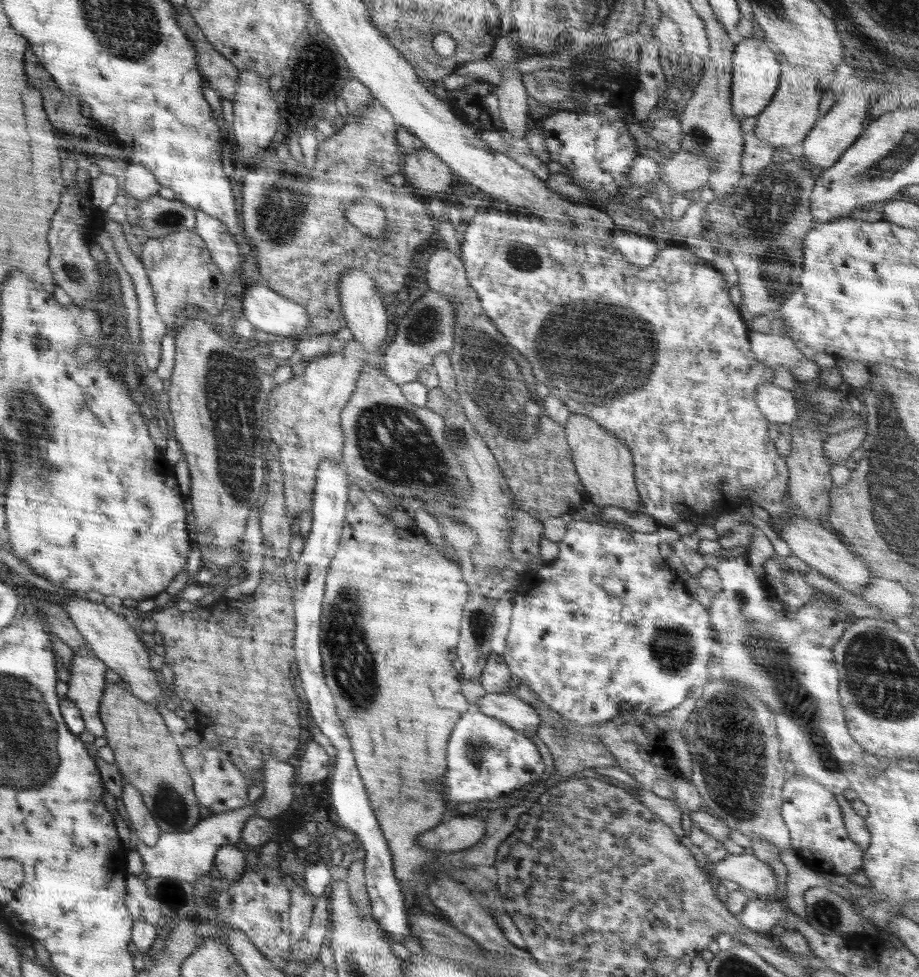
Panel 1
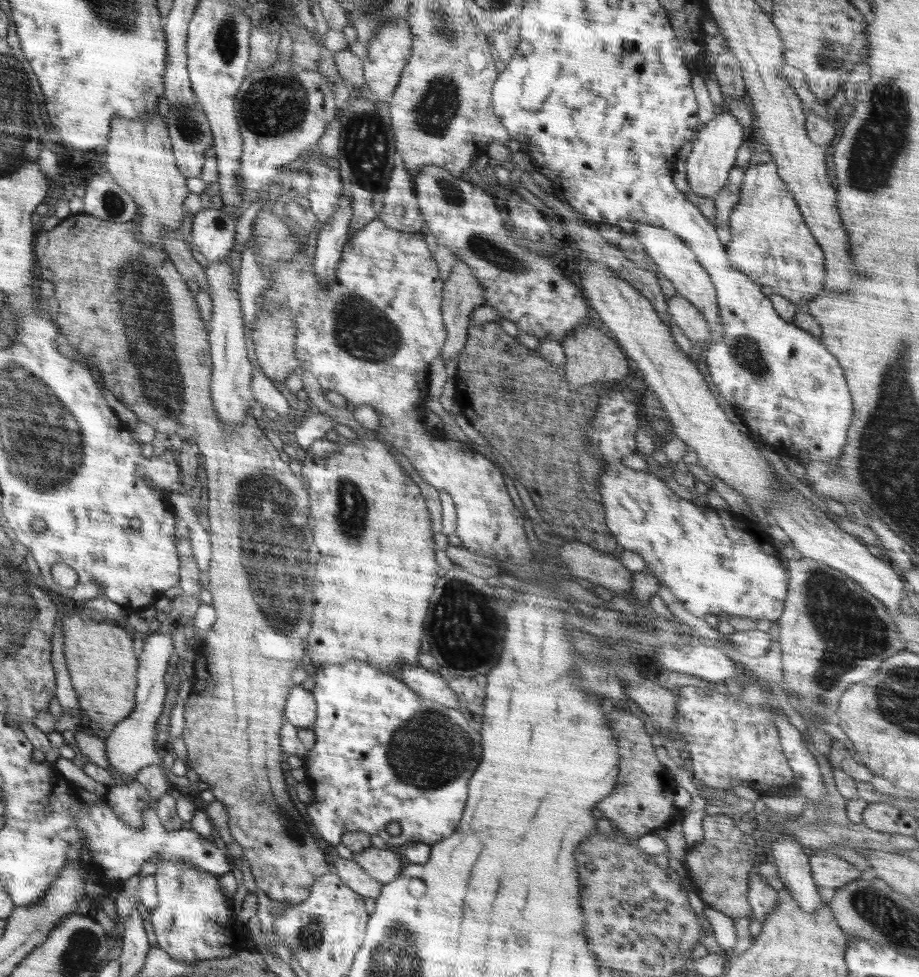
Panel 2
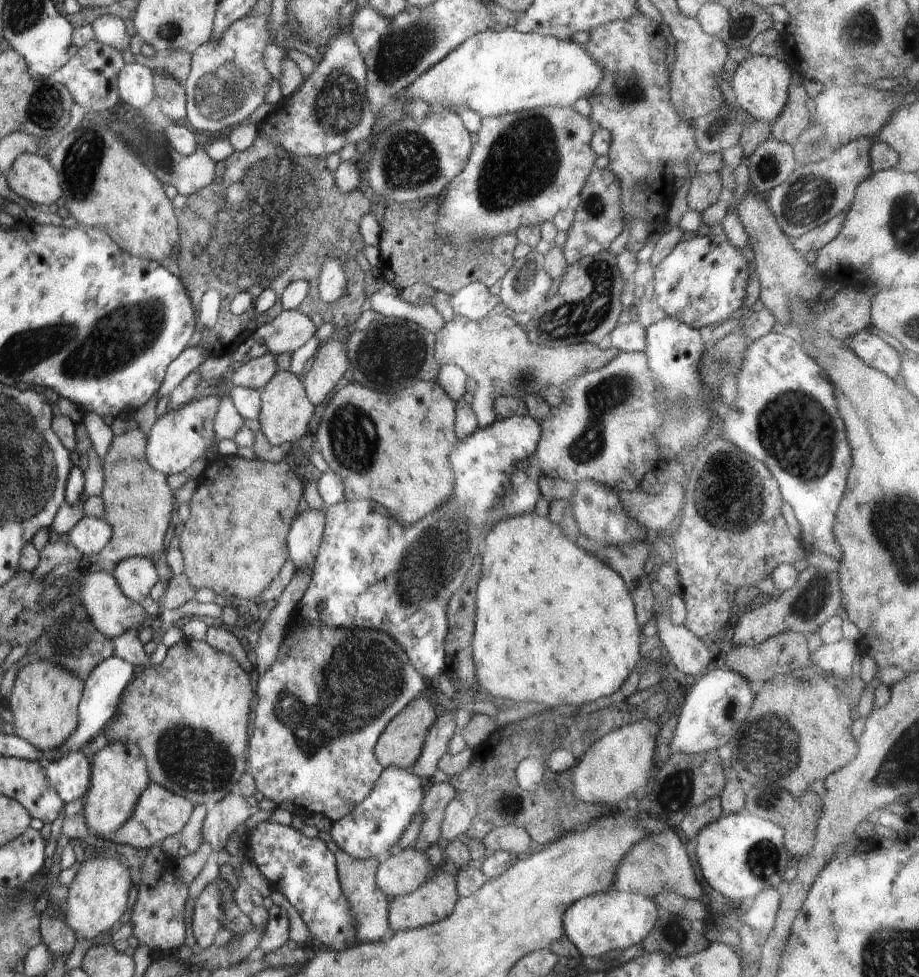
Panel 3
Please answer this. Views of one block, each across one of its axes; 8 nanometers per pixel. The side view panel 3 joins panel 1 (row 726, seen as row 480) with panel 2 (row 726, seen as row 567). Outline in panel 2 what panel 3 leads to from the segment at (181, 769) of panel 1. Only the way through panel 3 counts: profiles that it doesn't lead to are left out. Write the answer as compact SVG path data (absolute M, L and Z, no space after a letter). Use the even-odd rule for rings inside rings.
M72 605L70 614L61 617L63 643L67 672L72 682L80 708L91 719L93 728L114 729L132 711L138 700L134 700L138 660L132 652L130 636L112 624L92 622L89 615L82 614L77 605Z

